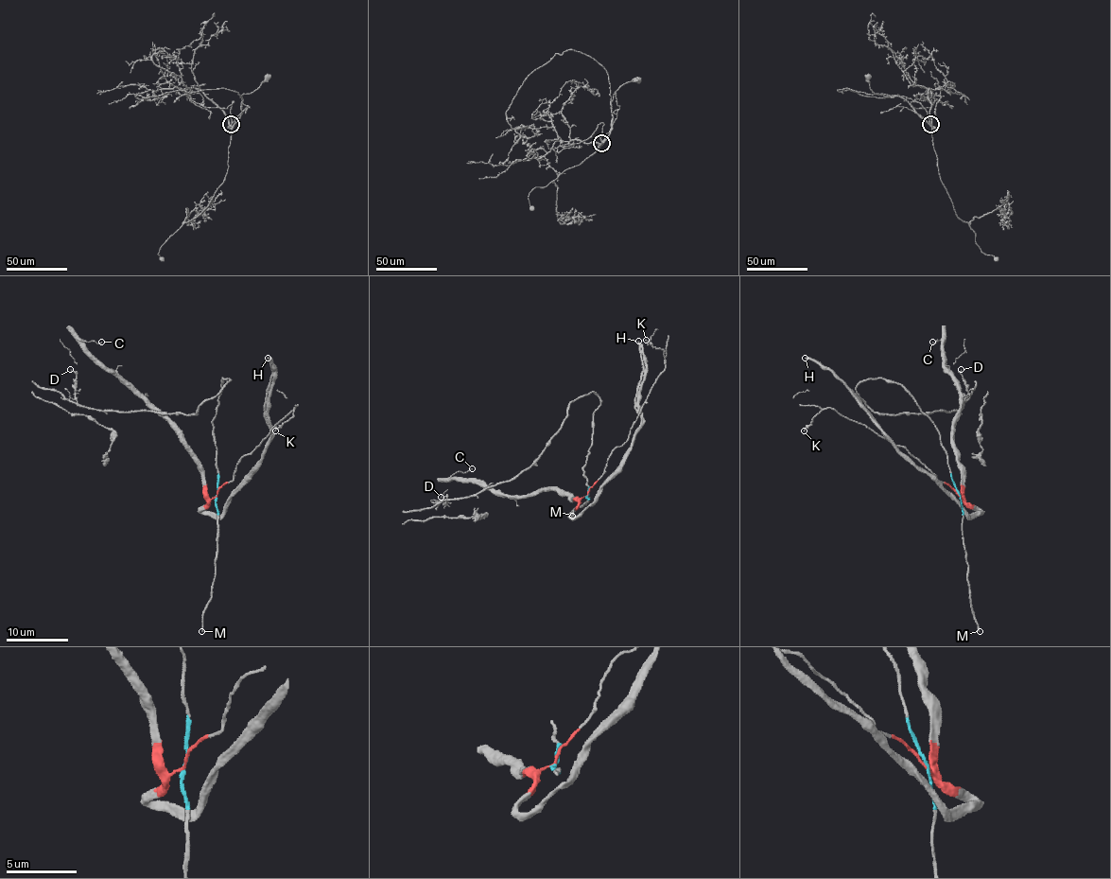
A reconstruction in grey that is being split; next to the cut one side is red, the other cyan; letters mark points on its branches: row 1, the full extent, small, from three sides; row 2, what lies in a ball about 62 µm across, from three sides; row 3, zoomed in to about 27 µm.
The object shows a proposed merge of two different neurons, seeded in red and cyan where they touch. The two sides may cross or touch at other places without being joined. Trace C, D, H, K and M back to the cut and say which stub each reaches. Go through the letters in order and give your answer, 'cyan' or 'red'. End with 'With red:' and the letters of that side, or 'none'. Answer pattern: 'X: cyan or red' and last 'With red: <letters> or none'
C: red
D: cyan
H: red
K: red
M: cyan
With red: C, H, K

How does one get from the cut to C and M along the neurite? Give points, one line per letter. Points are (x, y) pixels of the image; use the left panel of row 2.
C: (216, 495), (208, 497), (202, 465), (182, 437), (105, 367), (80, 340), (101, 342)
M: (216, 494), (215, 581), (202, 630)

